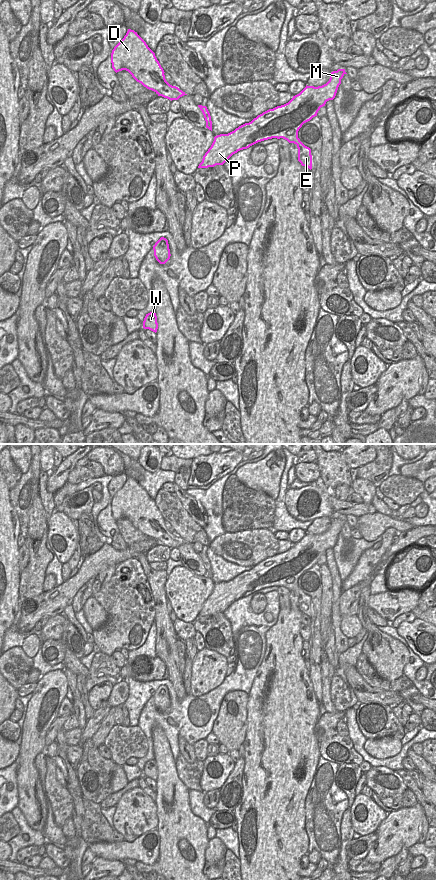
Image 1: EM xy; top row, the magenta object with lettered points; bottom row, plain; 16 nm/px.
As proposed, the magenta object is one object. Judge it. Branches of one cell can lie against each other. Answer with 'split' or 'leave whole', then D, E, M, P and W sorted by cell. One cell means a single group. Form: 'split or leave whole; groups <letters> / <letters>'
leave whole; groups D E M P W

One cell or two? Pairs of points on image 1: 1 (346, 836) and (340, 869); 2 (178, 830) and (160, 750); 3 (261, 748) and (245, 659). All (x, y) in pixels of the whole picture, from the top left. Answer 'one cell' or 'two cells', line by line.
1: one cell
2: one cell
3: two cells

